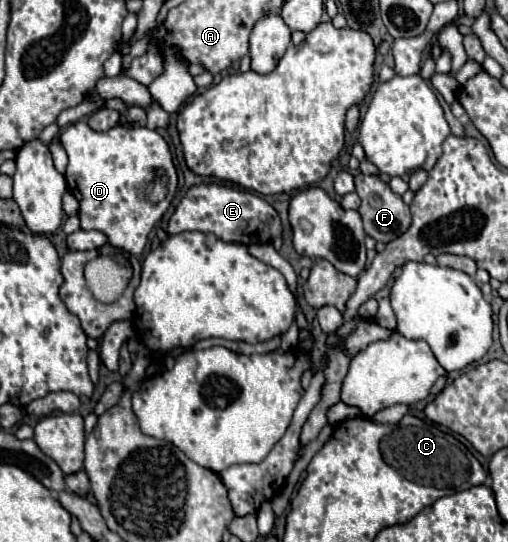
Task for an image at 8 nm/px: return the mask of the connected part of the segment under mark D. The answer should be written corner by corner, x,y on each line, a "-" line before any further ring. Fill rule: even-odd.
86,120
68,124
62,130
60,140
70,158
64,176
68,190
80,202
78,216
82,230
100,230
108,236
112,246
142,256
148,234
168,210
178,184
166,140
150,128
114,126
108,132
96,132
-
164,176
168,178
166,198
160,202
146,200
146,184

